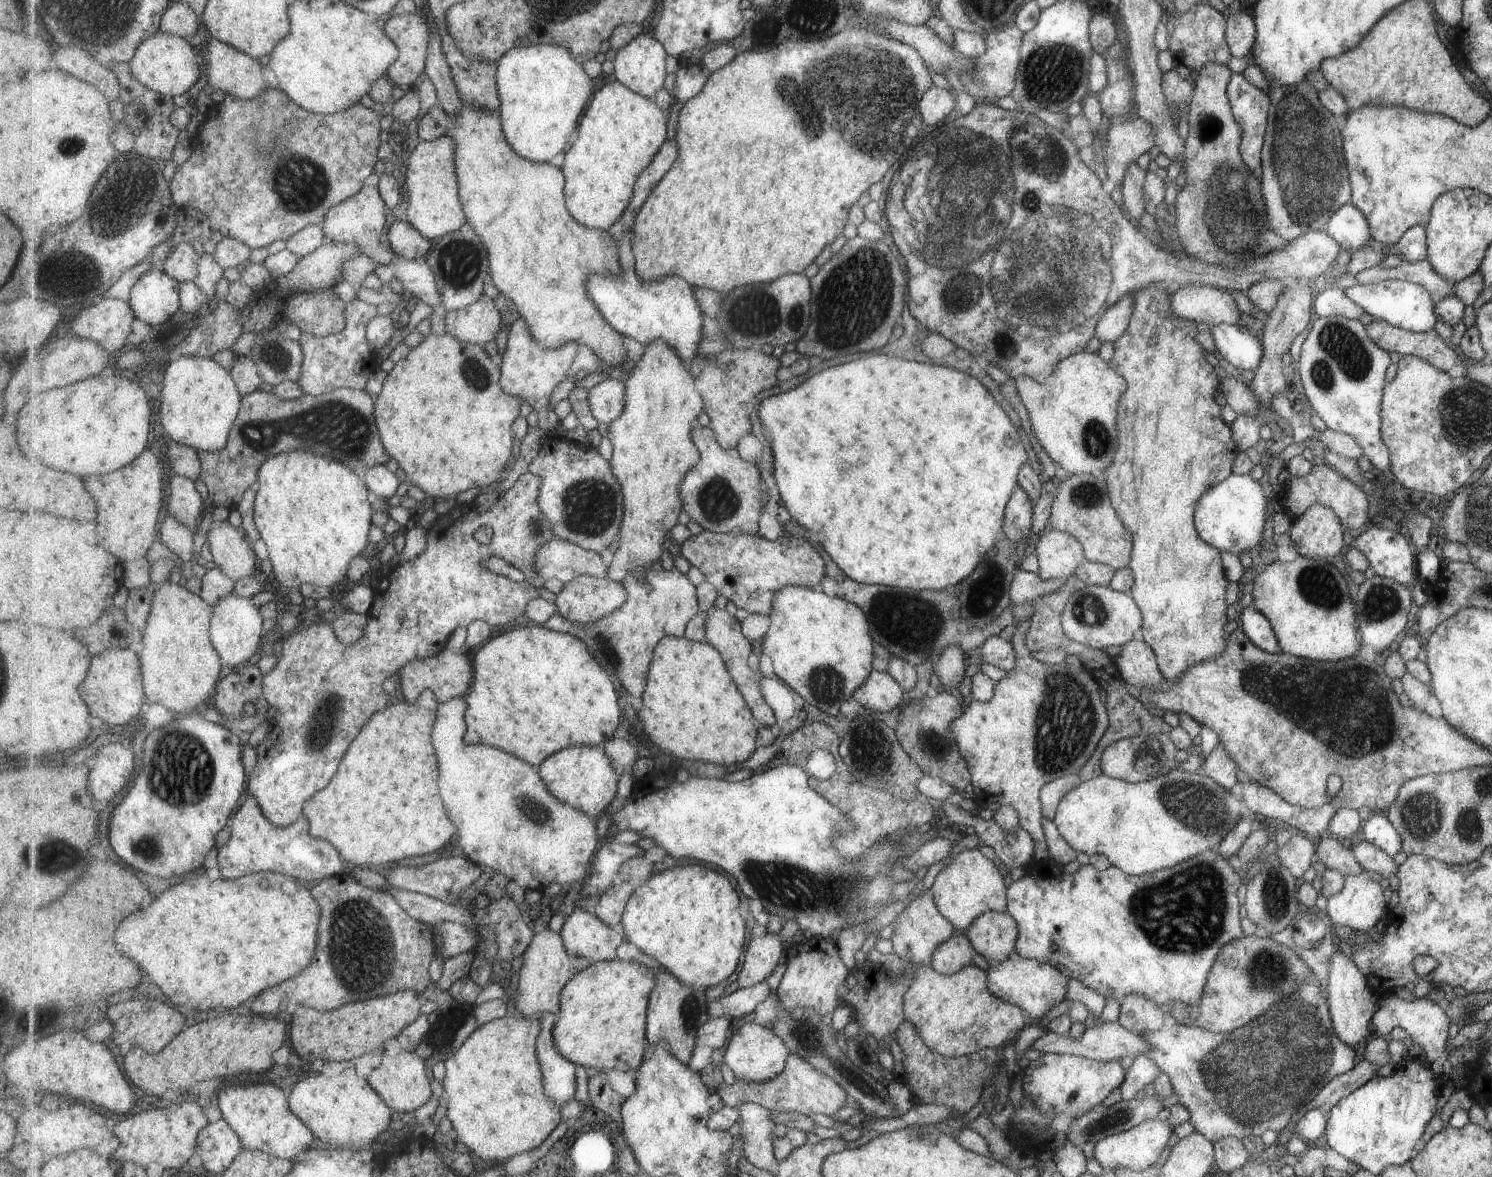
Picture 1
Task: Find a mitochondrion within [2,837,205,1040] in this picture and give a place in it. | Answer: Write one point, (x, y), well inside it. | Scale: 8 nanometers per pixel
(44, 856)

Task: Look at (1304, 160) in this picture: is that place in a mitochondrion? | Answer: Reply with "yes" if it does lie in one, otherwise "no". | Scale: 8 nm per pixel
yes

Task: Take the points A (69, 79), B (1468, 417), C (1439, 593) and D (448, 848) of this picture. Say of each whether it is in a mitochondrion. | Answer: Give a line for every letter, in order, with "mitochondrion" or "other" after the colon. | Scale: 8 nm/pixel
A: other
B: mitochondrion
C: mitochondrion
D: other

